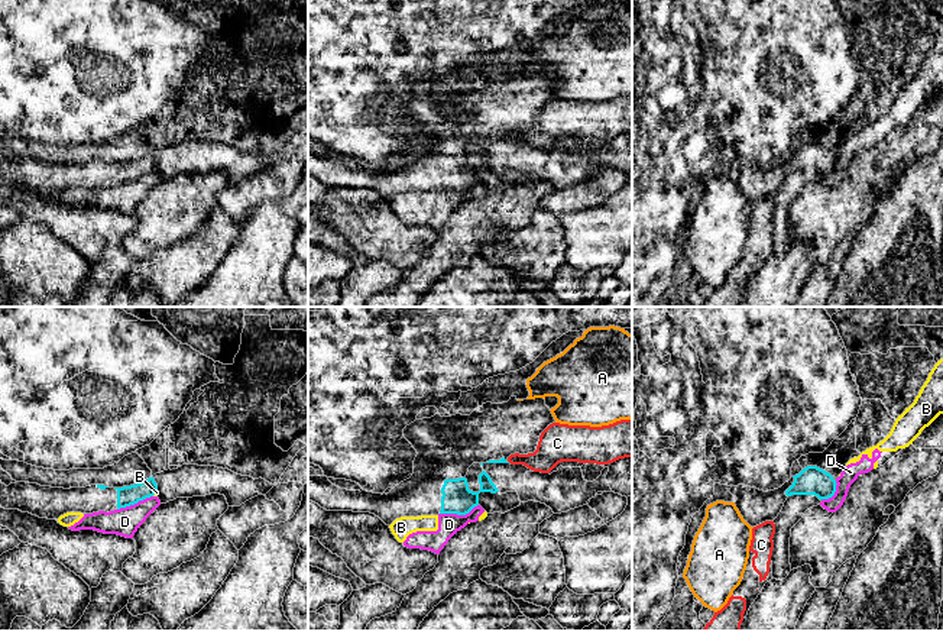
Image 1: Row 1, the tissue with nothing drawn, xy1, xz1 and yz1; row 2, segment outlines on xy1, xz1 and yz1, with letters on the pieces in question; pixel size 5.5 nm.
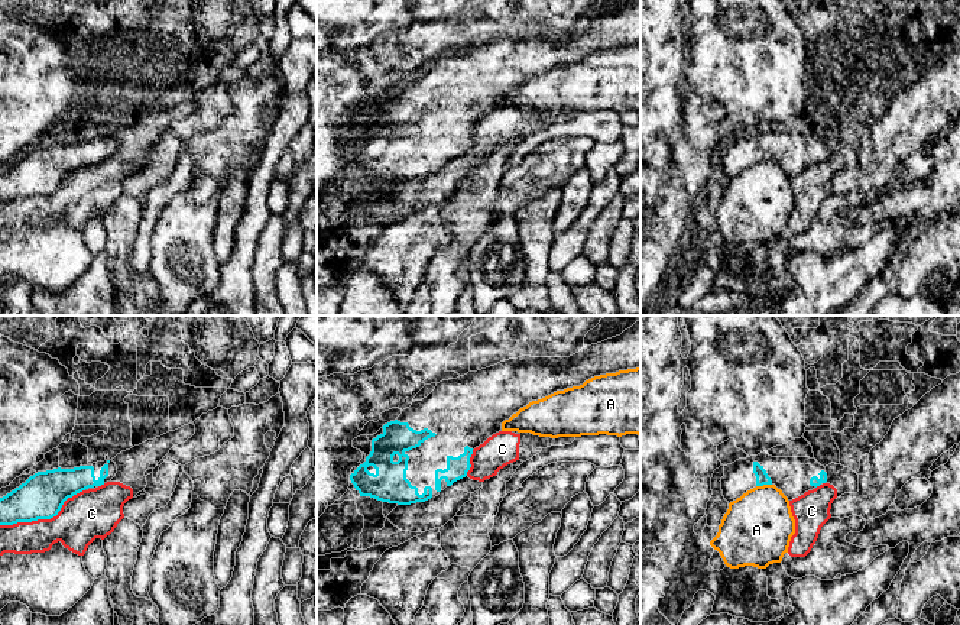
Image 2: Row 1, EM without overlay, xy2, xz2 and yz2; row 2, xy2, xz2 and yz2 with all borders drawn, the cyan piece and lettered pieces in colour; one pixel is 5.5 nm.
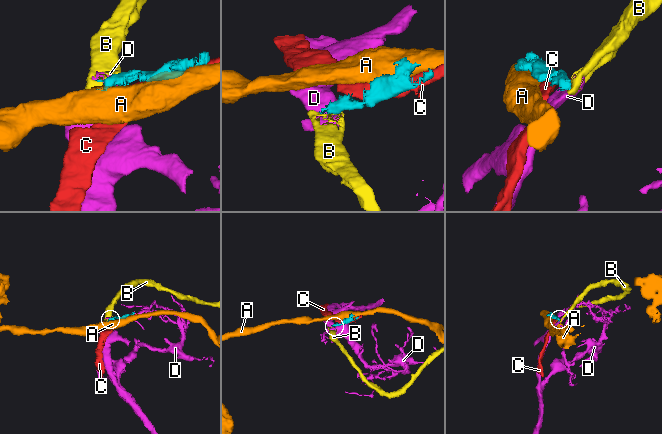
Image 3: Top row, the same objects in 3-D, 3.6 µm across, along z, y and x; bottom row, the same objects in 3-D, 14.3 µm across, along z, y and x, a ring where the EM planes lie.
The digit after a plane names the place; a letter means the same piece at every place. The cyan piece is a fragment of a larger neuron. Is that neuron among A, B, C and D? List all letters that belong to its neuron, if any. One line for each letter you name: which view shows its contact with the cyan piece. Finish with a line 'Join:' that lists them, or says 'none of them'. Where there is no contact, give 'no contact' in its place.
Join: none of them

